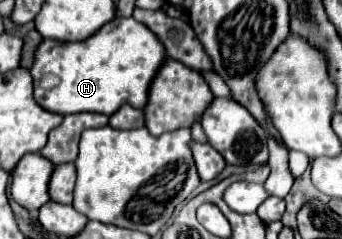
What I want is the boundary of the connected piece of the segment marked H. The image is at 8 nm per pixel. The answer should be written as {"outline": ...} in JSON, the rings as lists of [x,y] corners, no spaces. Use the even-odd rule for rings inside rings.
{"outline":[[[113,18],[83,42],[55,42],[51,38],[43,38],[35,50],[35,60],[31,66],[35,86],[33,96],[41,108],[61,116],[77,112],[99,112],[111,116],[123,104],[141,108],[147,102],[149,84],[165,56],[167,54],[163,50],[163,44],[157,42],[155,34],[151,34],[151,30],[147,30],[147,26],[143,26],[135,18]]]}

